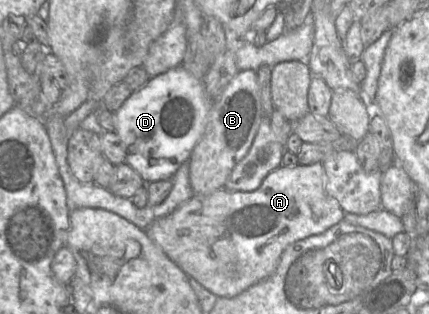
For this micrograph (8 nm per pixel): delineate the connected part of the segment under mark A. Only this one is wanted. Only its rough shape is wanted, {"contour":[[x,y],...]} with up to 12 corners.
{"contour":[[322,163],[193,195],[145,230],[217,297],[346,213]]}

